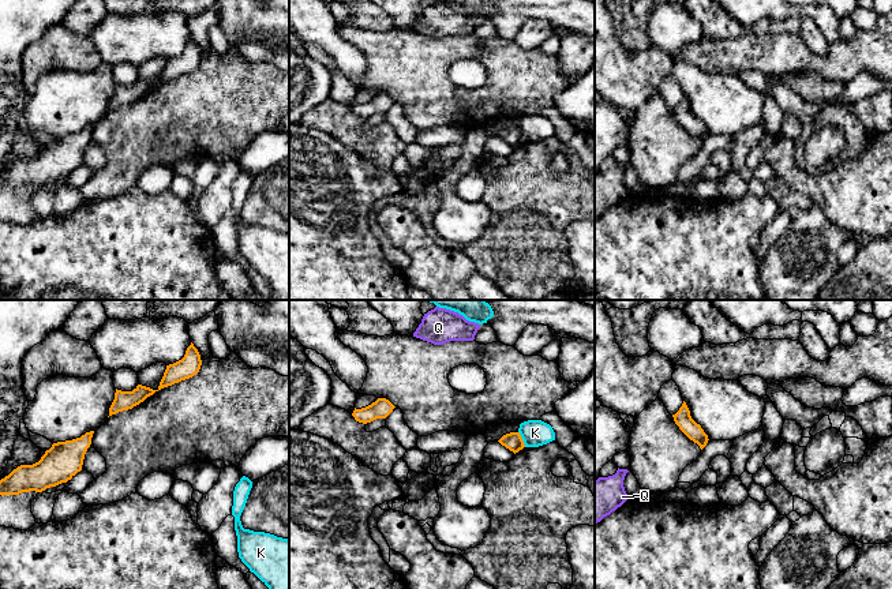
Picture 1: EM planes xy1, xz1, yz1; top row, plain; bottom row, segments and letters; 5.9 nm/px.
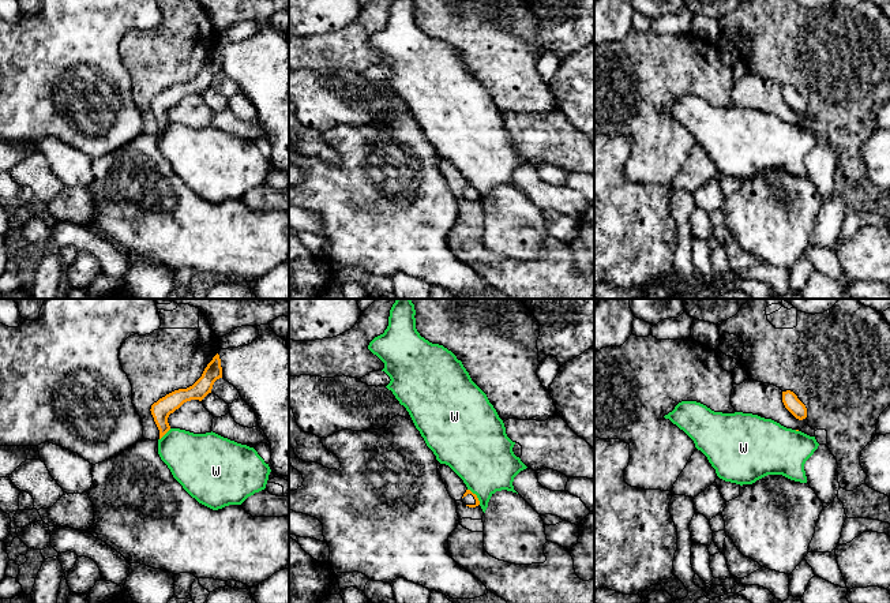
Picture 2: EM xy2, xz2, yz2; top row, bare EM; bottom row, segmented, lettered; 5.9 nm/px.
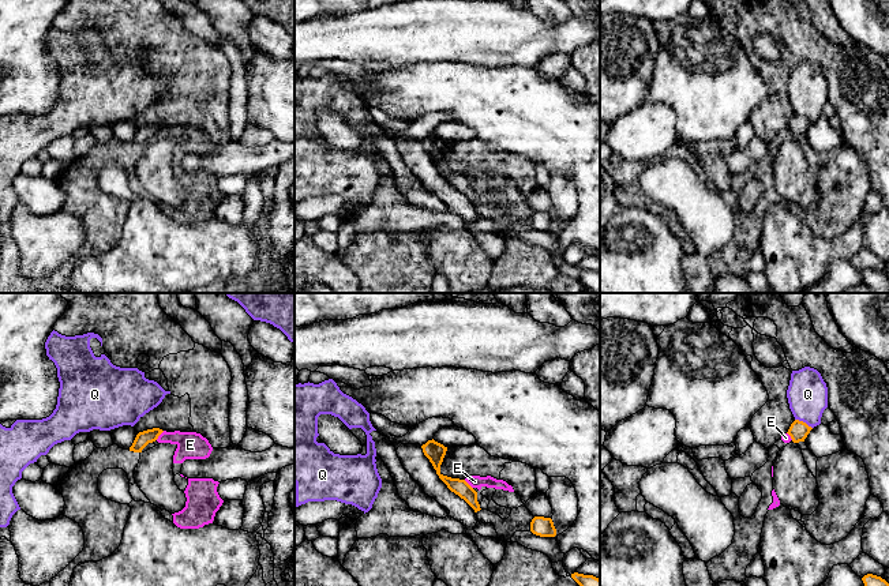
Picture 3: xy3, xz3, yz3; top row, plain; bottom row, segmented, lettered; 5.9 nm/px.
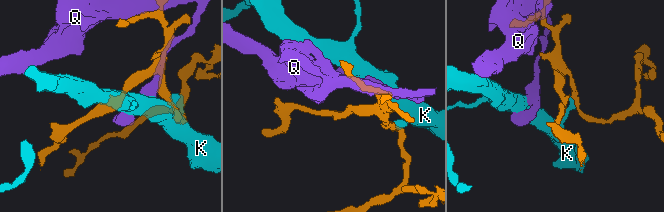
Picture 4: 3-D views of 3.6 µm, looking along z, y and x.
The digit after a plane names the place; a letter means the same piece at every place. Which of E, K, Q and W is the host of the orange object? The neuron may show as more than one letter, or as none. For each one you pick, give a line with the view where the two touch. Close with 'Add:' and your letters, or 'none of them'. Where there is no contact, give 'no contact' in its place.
Add: none of them

